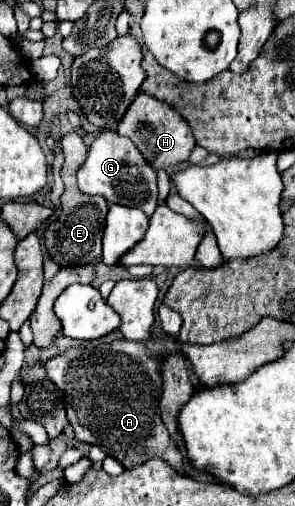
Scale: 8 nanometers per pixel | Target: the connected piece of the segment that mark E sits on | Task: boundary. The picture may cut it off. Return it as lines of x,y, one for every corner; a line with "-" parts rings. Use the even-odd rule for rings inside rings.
67,133
61,139
61,147
63,147
63,155
65,155
65,163
61,169
61,175
65,181
65,193
61,197
63,209
57,213
55,221
49,223
49,229
45,231
43,249
47,255
51,255
55,259
57,265
71,267
71,265
85,265
85,263
93,263
93,261
101,259
101,237
103,237
105,215
109,211
109,205
103,197
85,195
77,187
77,171
81,169
81,165
87,159
87,147
85,147
83,139
77,133

